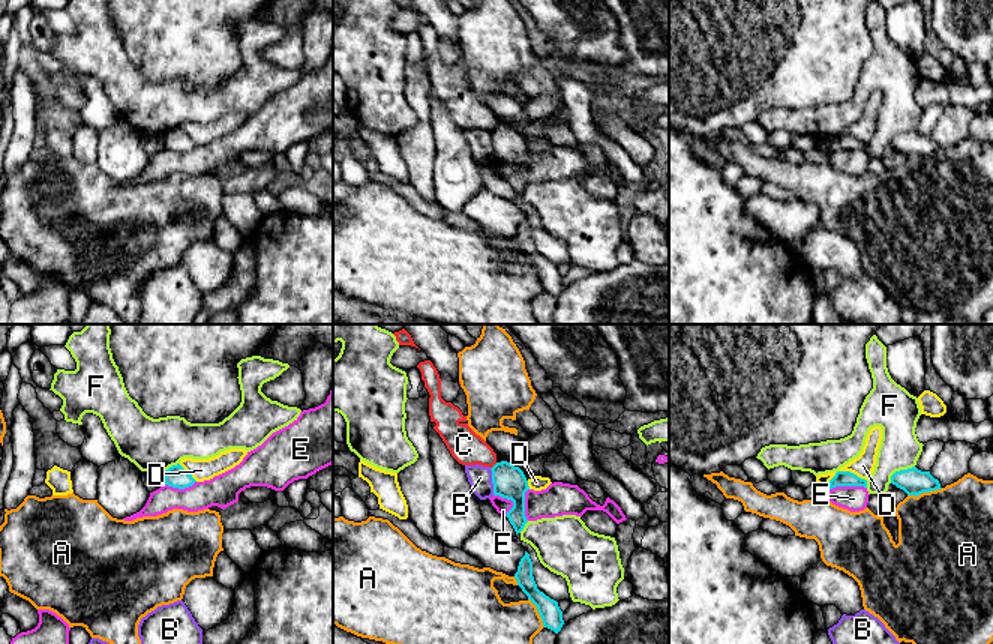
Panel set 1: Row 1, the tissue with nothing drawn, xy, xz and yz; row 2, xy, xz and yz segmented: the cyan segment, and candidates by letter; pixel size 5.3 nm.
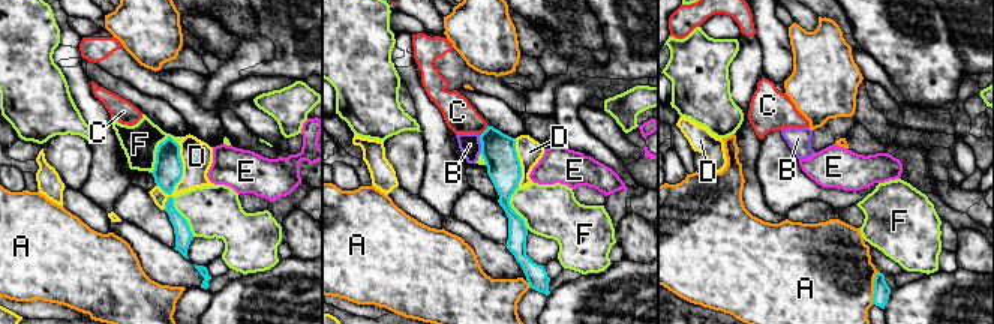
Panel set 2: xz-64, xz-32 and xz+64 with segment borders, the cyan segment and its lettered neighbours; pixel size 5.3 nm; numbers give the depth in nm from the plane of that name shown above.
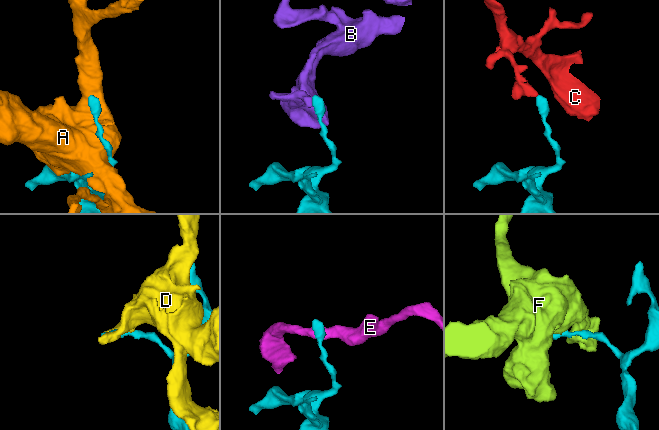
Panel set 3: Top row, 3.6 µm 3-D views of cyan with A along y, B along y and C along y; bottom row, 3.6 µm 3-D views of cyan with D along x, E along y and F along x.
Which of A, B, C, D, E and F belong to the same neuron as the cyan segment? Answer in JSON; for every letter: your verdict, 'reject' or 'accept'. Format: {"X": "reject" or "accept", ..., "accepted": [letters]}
{"A": "reject", "B": "reject", "C": "reject", "D": "reject", "E": "reject", "F": "reject", "accepted": []}

